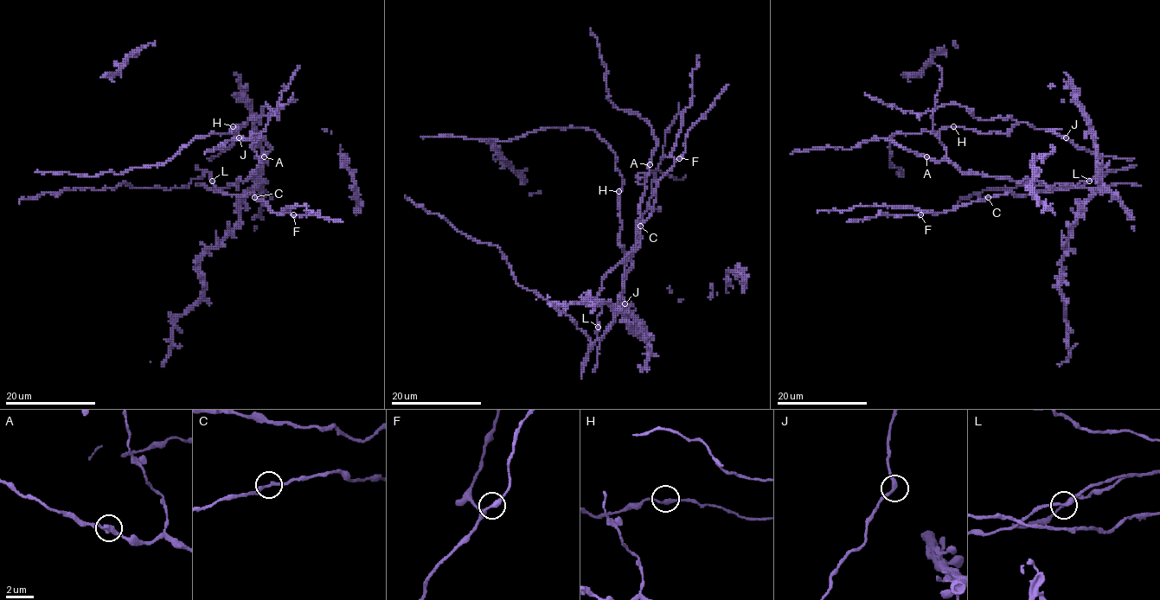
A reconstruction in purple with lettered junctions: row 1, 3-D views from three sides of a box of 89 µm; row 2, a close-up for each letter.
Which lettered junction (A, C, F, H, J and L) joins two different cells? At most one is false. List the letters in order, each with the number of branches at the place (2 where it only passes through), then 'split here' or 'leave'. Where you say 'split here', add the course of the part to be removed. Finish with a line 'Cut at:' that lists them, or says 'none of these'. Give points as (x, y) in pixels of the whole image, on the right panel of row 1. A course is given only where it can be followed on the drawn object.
A: 2 | leave
C: 2 | leave
F: 2 | leave
H: 2 | leave
J: 2 | leave
L: 2 | leave
Cut at: none of these

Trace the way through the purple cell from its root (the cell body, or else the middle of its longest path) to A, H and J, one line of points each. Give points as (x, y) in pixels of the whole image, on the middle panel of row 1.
A: (644, 176), (637, 181), (639, 183), (645, 181), (650, 164)
H: (644, 176), (660, 171), (656, 172), (652, 196), (637, 231), (639, 241), (631, 255), (618, 242), (618, 191)
J: (644, 176), (660, 171), (656, 172), (652, 196), (637, 231), (639, 241), (624, 275), (624, 303)

